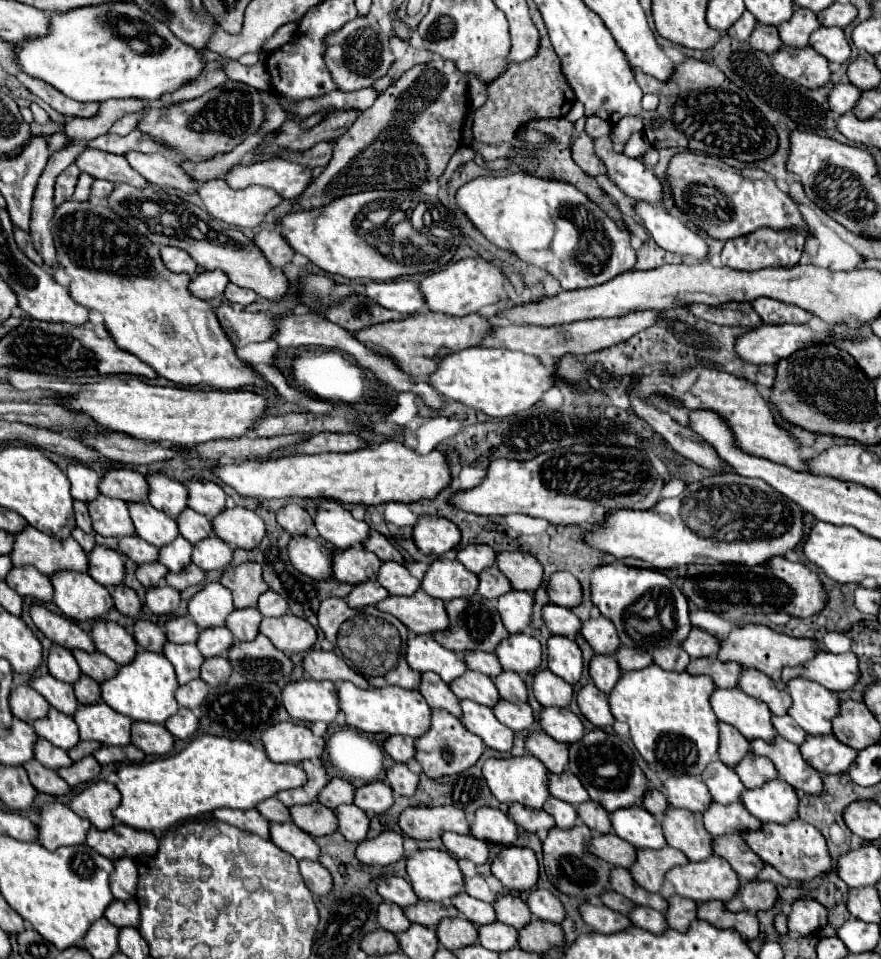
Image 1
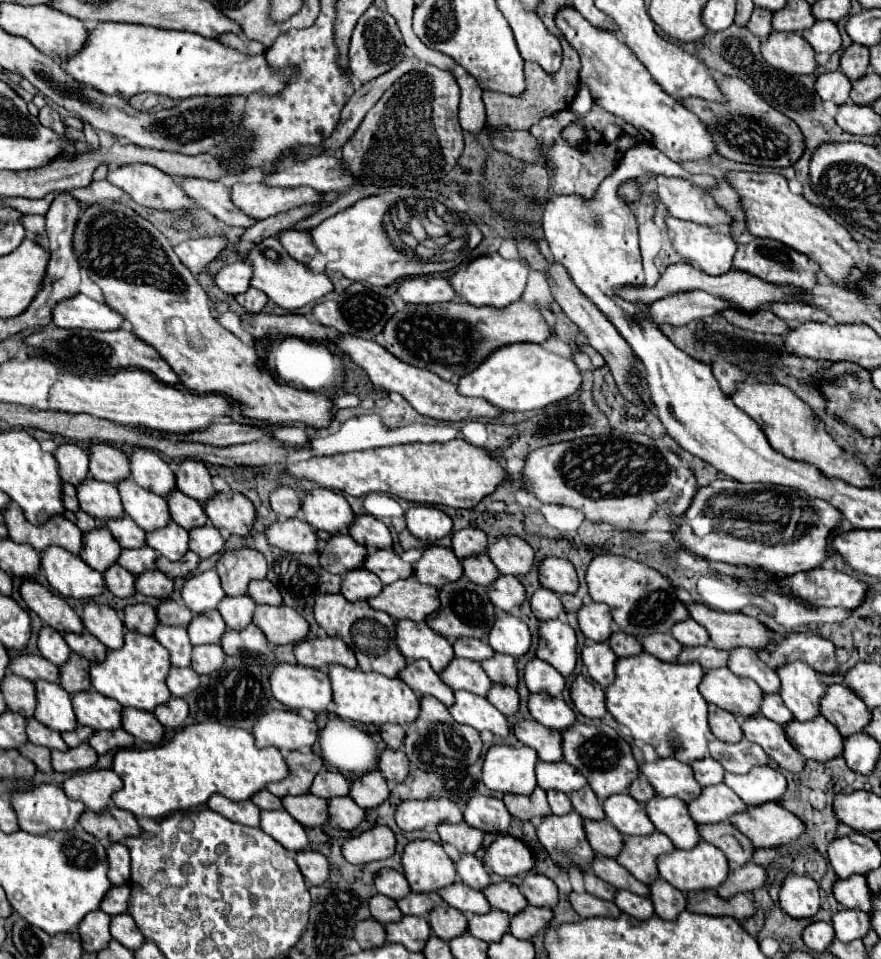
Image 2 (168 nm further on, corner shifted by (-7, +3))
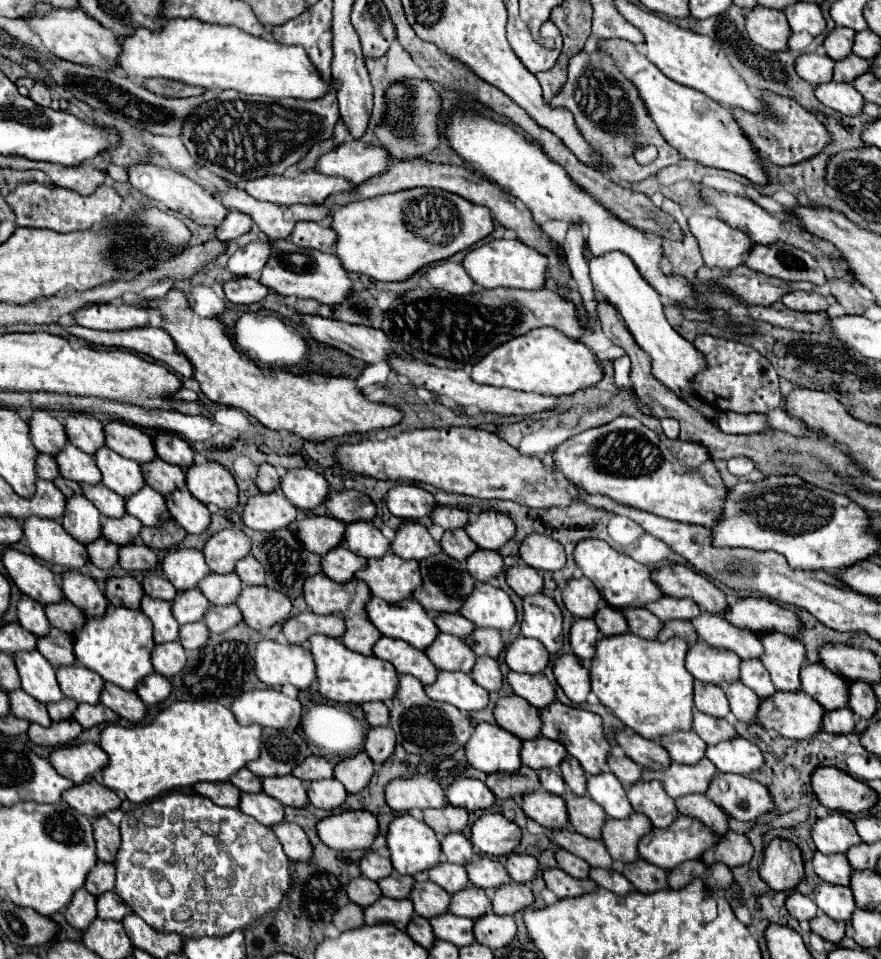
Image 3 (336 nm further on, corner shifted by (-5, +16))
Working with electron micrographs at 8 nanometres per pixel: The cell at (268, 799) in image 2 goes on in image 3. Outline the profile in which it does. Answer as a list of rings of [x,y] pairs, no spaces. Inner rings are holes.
[[[247,768],[235,772],[235,776],[231,776],[231,784],[237,786],[241,792],[261,792],[261,780]]]

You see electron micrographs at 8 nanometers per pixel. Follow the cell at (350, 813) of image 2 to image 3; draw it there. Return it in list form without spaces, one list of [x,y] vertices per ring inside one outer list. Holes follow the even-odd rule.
[[[329,778],[329,780],[315,780],[307,784],[307,796],[309,802],[315,808],[323,808],[323,810],[333,810],[339,808],[345,802],[345,788],[339,780]]]

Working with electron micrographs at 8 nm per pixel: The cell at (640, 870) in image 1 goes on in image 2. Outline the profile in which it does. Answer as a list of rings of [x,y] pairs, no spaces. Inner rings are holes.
[[[655,831],[651,837],[625,837],[623,851],[619,853],[617,861],[635,875],[641,883],[653,883],[657,873],[657,857],[675,851],[673,843],[665,833]]]

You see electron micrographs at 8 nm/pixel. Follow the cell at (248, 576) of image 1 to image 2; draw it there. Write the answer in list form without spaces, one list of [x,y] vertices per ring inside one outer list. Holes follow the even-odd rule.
[[[255,549],[225,551],[217,561],[217,573],[221,577],[223,591],[229,597],[247,595],[249,581],[267,577],[267,561],[263,553]]]

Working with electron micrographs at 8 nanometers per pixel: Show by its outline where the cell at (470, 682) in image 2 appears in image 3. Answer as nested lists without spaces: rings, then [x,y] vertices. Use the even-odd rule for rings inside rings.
[[[443,632],[437,636],[437,640],[433,640],[431,648],[427,648],[425,654],[437,670],[471,672],[475,664],[475,654],[471,652],[471,648],[457,636],[449,636]]]

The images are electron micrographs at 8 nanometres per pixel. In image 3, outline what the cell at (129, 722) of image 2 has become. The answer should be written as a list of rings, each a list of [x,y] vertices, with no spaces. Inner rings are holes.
[[[105,682],[101,692],[101,704],[133,724],[141,722],[145,716],[145,704],[139,700],[139,696],[135,692],[123,692],[123,688],[115,688],[115,684]]]

